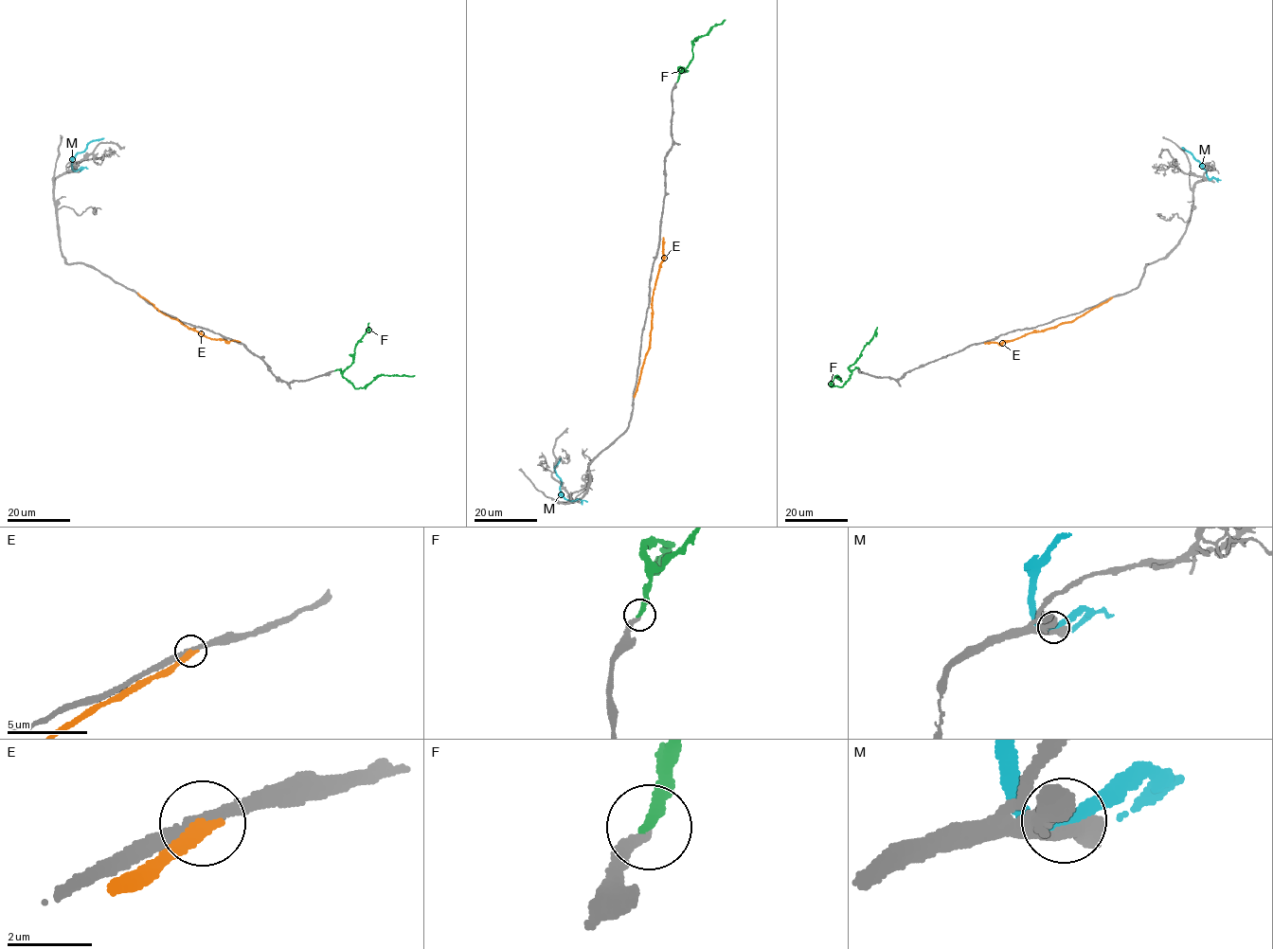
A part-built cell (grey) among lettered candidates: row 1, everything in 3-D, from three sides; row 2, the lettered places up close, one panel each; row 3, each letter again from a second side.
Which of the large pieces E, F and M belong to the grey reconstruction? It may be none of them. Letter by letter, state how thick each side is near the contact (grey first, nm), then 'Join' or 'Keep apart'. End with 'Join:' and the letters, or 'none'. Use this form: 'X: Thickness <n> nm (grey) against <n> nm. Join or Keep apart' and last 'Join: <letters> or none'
E: Thickness 260 nm (grey) against 320 nm. Keep apart
F: Thickness 200 nm (grey) against 300 nm. Join
M: Thickness 280 nm (grey) against 360 nm. Keep apart
Join: F

